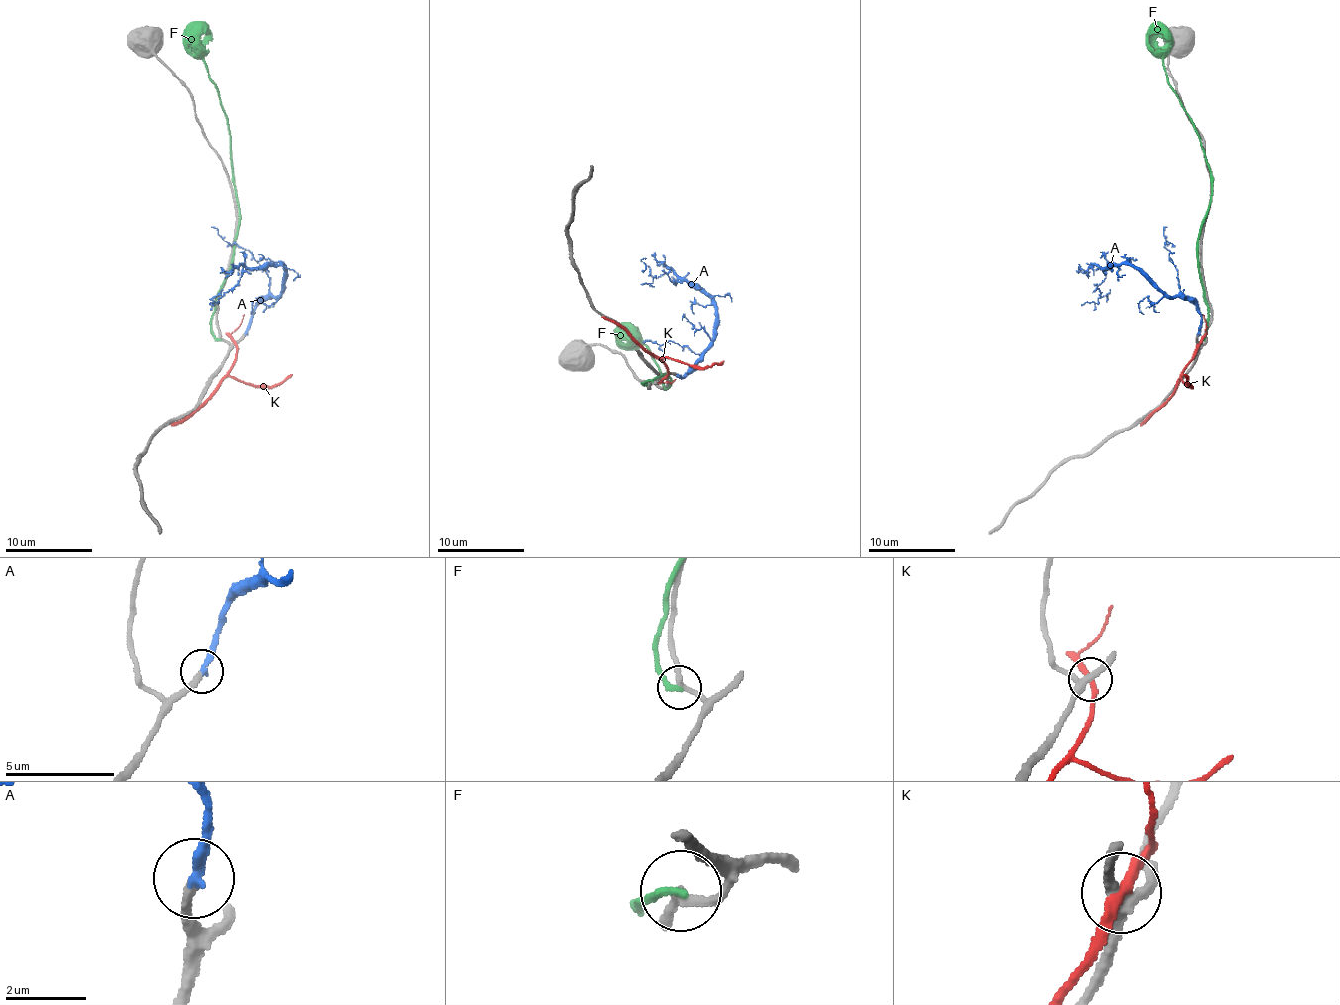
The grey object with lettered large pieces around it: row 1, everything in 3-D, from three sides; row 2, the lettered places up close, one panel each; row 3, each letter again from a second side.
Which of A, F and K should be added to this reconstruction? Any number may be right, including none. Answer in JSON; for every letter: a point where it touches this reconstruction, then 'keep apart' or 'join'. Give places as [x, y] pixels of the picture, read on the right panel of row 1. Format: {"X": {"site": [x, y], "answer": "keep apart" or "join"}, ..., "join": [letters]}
{"A": {"site": [1198, 333], "answer": "join"}, "F": {"site": [1204, 339], "answer": "keep apart"}, "K": {"site": [1199, 344], "answer": "keep apart"}, "join": ["A"]}

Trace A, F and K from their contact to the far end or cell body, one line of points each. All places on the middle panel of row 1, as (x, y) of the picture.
A: (677, 375), (682, 377), (688, 371), (712, 338), (712, 301), (666, 275), (649, 275), (642, 257)
F: (651, 380), (664, 375), (671, 380), (666, 388), (660, 369), (636, 338), (631, 325), (625, 334)
K: (666, 375), (668, 371), (660, 360), (647, 353), (618, 325), (601, 316)

